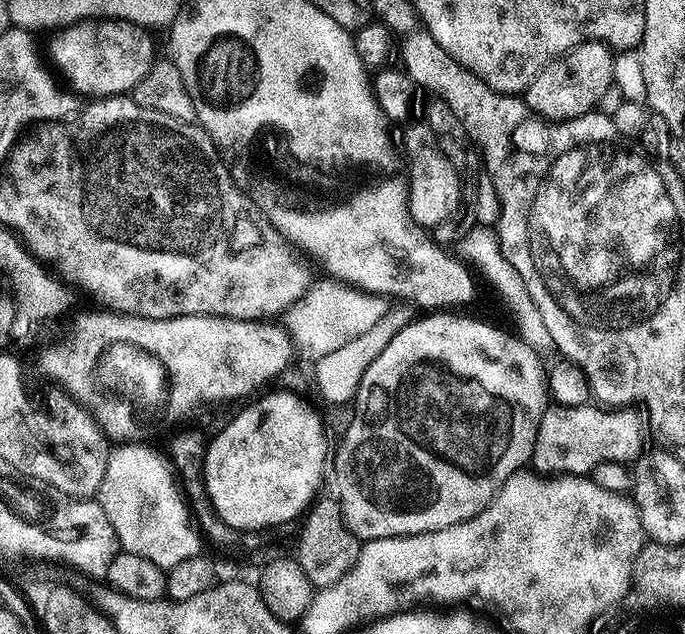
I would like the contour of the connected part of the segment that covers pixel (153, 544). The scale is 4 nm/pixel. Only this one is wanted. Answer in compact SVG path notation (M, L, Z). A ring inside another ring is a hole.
M125 444L116 446L108 453L106 474L102 478L102 486L98 493L98 501L108 519L108 527L116 535L116 543L130 554L138 554L142 558L150 558L159 568L165 570L178 566L178 562L186 562L186 558L201 555L201 533L194 523L194 517L189 509L189 503L178 483L169 457L162 451L144 452L144 444Z

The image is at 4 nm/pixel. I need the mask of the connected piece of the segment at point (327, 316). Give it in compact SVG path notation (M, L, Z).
M324 278L321 284L313 283L300 300L291 304L286 313L286 331L297 353L305 352L312 362L321 360L326 354L346 346L350 338L366 334L378 318L388 313L389 301L372 292L361 292L359 288L345 286L339 281Z

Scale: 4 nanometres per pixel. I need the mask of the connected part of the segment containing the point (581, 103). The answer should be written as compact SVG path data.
M587 40L585 44L571 48L569 52L551 60L534 78L534 82L530 82L530 86L524 89L522 93L524 103L530 111L536 113L537 117L543 119L544 116L548 120L576 120L584 115L587 117L599 105L596 103L607 94L608 87L612 84L612 56L614 56L613 49L596 40Z

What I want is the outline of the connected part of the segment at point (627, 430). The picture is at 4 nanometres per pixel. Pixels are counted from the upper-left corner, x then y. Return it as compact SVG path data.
M592 402L573 408L553 403L542 414L531 463L544 474L588 474L607 460L619 464L639 460L646 448L646 424L639 411L631 411L634 410L628 406L605 410Z

